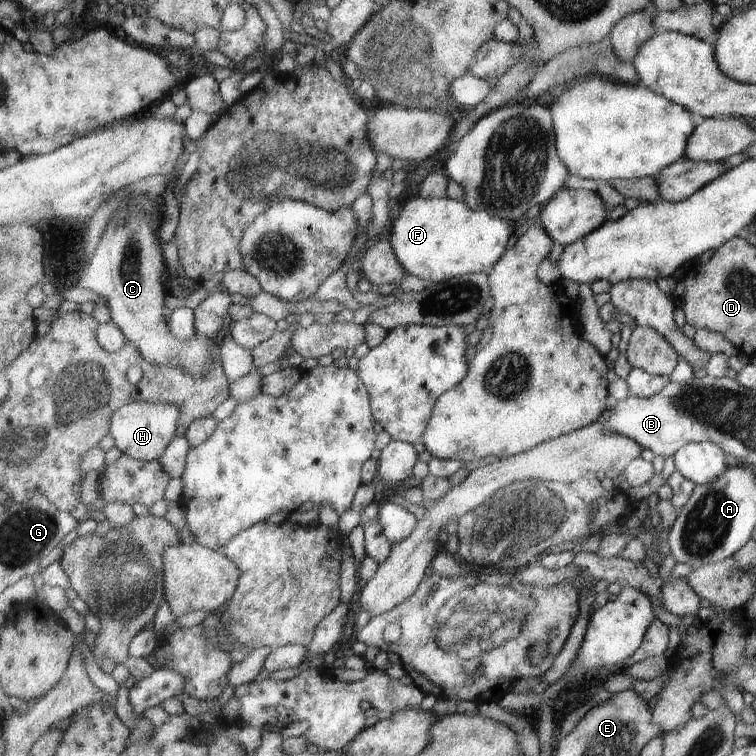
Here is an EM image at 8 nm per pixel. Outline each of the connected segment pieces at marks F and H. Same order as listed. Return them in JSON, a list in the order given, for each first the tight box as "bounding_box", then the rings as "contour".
[{"bounding_box":[389,197,513,283],"contour":[[[449,197],[403,201],[389,229],[393,252],[408,274],[436,283],[467,273],[490,271],[503,258],[513,234],[505,218],[486,210],[473,210],[467,201]]]},{"bounding_box":[111,402,181,461],"contour":[[[134,402],[117,410],[112,420],[111,435],[123,455],[140,461],[159,461],[171,441],[177,437],[181,410],[175,404]]]}]

